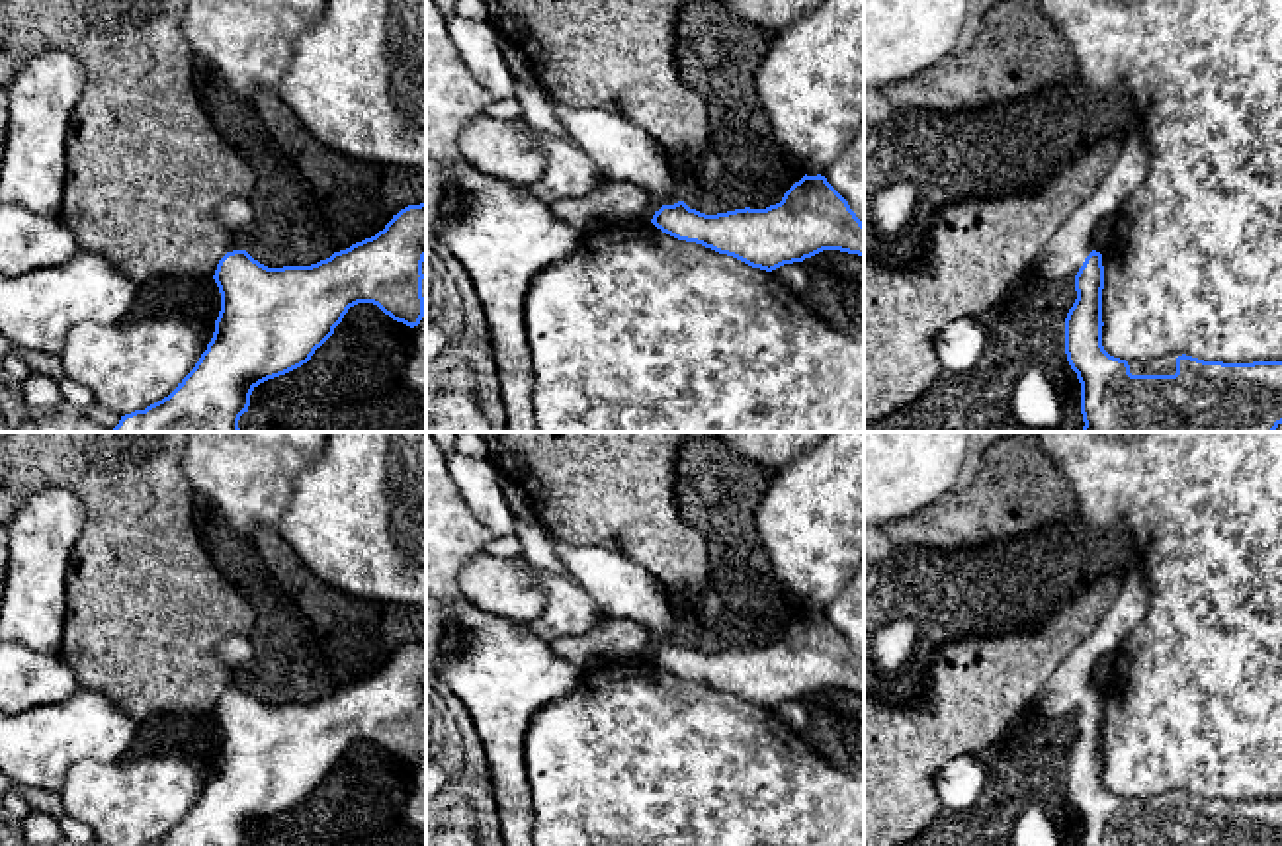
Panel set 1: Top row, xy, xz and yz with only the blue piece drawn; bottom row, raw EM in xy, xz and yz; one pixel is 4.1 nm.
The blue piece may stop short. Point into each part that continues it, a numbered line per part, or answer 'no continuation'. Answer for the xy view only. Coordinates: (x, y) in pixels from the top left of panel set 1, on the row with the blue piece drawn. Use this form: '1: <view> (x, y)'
1: xy (235, 213)

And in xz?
1: xz (622, 151)

